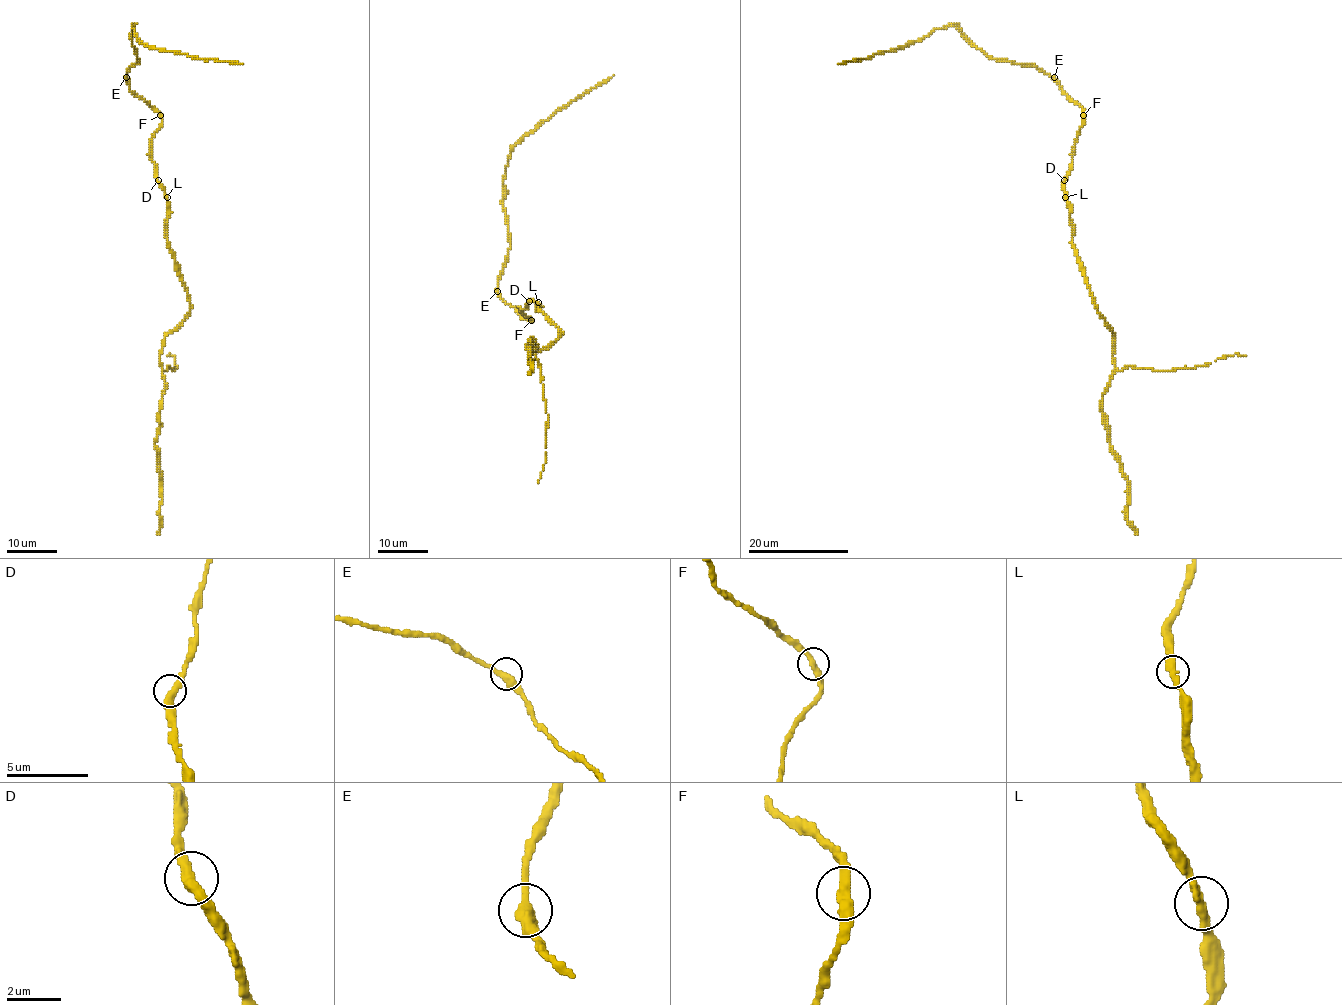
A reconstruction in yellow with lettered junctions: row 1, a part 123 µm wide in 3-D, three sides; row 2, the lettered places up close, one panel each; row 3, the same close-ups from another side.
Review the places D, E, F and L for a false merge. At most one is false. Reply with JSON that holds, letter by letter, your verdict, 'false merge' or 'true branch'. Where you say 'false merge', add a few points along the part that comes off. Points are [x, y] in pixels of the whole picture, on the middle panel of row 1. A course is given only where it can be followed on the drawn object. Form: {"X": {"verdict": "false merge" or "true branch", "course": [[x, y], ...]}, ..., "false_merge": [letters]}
{"D": {"verdict": "true branch"}, "E": {"verdict": "true branch"}, "F": {"verdict": "true branch"}, "L": {"verdict": "true branch"}, "false_merge": []}

